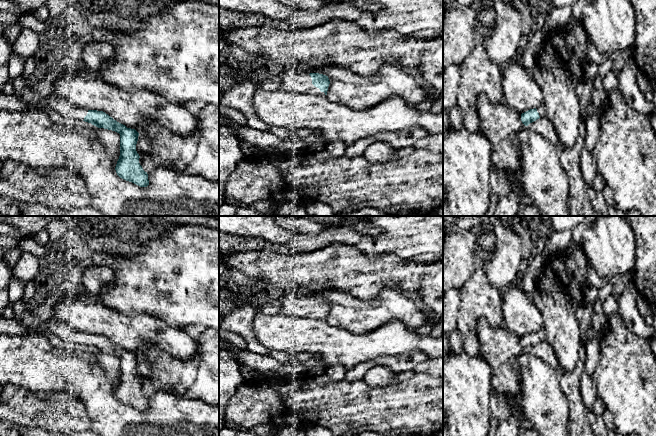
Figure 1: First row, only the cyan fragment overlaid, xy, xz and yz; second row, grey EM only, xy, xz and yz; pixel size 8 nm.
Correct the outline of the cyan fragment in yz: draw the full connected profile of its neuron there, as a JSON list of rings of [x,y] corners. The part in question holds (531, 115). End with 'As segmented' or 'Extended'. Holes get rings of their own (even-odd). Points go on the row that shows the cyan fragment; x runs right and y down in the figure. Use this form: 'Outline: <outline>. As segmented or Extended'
Outline: [[[541,104],[539,107],[530,109],[521,114],[521,121],[525,126],[528,126],[530,123],[536,121],[539,118],[545,116],[545,106]]]. Extended

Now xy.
Outline: [[[51,94],[48,96],[48,103],[52,110],[58,112],[64,117],[70,118],[72,120],[79,120],[91,123],[98,128],[104,128],[108,130],[115,131],[120,134],[120,156],[117,161],[115,170],[117,175],[129,182],[132,182],[140,187],[147,187],[149,185],[148,174],[142,168],[139,163],[139,154],[136,151],[136,144],[138,141],[139,133],[135,129],[127,128],[125,125],[117,122],[108,114],[103,111],[97,110],[87,110],[81,109],[75,106],[73,103],[69,102],[63,97],[55,97]]]. Extended

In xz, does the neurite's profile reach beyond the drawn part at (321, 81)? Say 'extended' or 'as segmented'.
extended

